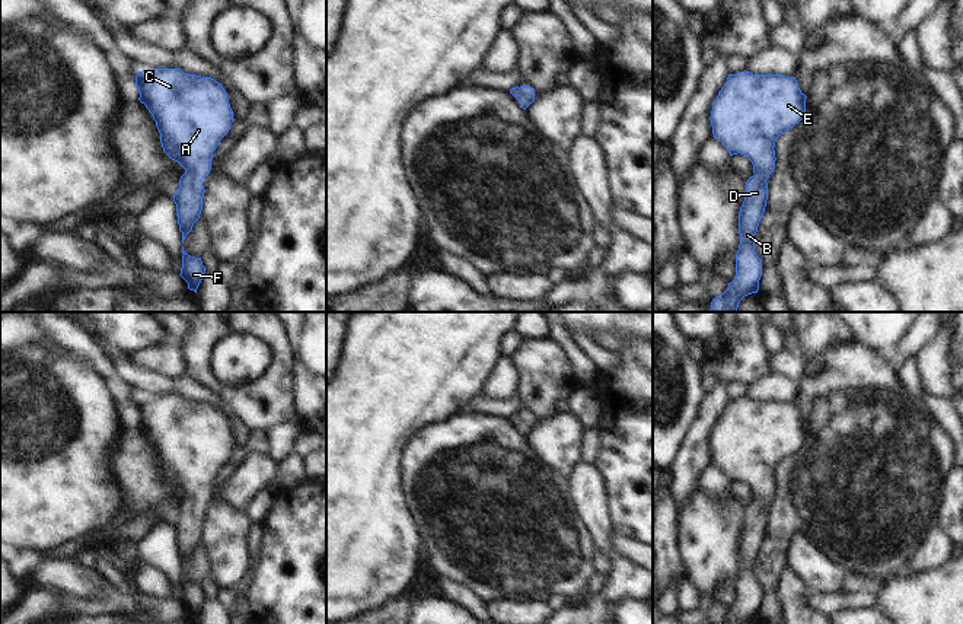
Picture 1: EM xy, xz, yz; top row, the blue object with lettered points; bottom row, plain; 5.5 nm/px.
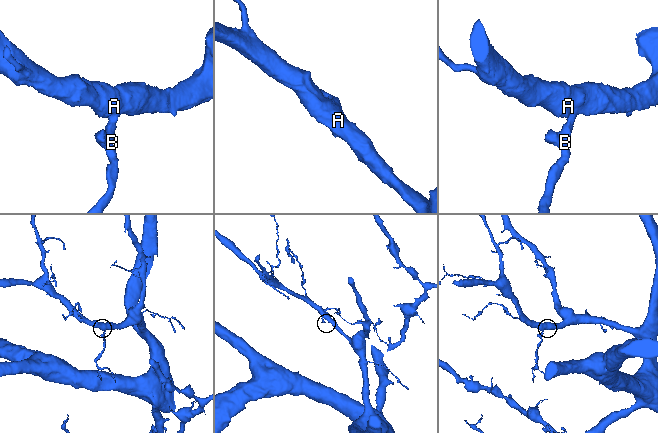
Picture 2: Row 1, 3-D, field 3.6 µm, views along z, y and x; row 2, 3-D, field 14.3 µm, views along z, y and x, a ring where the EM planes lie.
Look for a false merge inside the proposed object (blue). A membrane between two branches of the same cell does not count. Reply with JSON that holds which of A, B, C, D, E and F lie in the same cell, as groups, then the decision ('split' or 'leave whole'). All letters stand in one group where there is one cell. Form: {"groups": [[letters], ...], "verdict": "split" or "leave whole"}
{"groups": [["A", "B", "C", "D", "E", "F"]], "verdict": "leave whole"}

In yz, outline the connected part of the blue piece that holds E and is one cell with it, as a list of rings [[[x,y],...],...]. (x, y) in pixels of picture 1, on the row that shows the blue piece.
[[[728,74],[712,102],[714,139],[733,155],[744,155],[753,165],[739,213],[740,245],[736,254],[736,277],[727,290],[712,299],[710,312],[737,312],[740,300],[758,293],[762,260],[755,252],[755,235],[763,217],[768,184],[775,169],[777,139],[806,115],[806,95],[795,77],[782,74]]]

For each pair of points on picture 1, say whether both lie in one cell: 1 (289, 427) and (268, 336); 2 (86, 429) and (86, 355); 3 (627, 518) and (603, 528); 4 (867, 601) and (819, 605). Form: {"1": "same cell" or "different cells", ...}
{"1": "different cells", "2": "different cells", "3": "different cells", "4": "same cell"}

